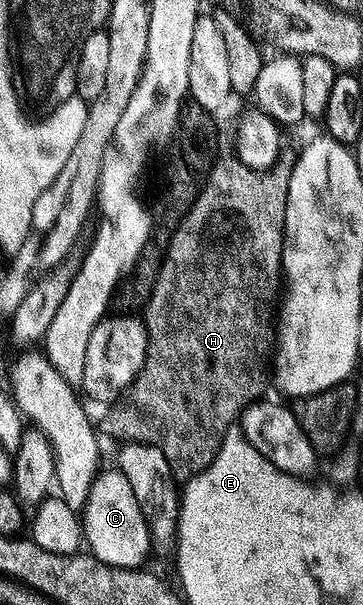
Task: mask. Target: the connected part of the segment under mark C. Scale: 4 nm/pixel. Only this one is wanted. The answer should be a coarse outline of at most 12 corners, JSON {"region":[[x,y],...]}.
{"region":[[102,472],[83,508],[90,554],[138,569],[150,520],[129,479]]}

